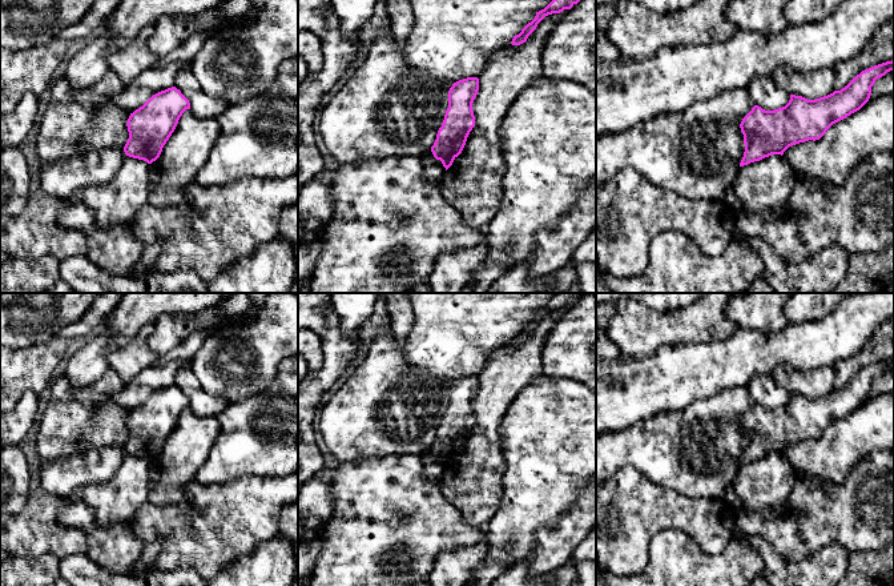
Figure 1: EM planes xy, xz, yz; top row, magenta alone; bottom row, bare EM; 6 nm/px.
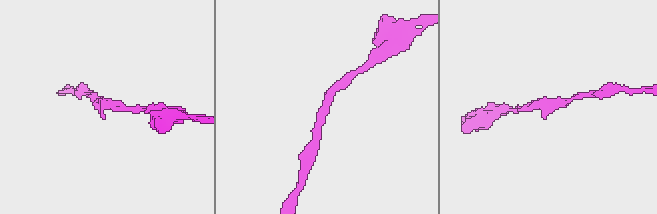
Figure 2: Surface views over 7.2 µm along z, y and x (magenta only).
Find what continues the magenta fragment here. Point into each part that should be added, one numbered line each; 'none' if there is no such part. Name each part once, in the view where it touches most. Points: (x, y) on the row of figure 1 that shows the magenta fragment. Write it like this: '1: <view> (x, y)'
none

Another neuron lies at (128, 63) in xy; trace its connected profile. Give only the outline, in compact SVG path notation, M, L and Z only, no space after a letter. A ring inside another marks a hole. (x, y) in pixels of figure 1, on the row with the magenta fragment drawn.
M145 28L125 48L116 49L108 64L124 84L133 81L144 71L153 68L160 59L149 49L148 40L152 28Z

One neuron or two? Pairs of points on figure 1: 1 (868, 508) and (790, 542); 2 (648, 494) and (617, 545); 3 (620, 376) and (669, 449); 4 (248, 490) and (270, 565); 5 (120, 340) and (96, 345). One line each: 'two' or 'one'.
1: one
2: one
3: two
4: two
5: two

